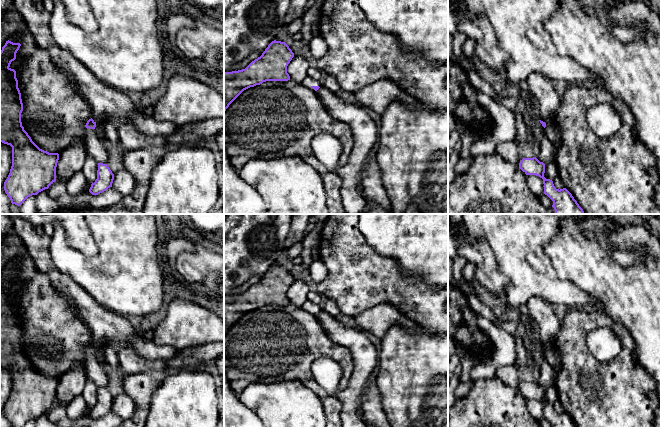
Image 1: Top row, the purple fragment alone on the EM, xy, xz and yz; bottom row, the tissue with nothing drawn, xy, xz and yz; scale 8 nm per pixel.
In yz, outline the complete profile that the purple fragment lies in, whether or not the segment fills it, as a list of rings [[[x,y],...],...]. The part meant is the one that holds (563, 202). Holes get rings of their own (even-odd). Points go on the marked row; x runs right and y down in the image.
[[[536,157],[523,158],[519,163],[519,168],[526,175],[536,175],[543,179],[544,194],[552,201],[555,214],[585,214],[572,194],[566,189],[556,189],[553,181],[544,177],[545,164]]]

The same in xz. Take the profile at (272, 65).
[[[272,41],[260,57],[252,61],[245,69],[224,73],[224,112],[229,105],[246,89],[266,81],[288,81],[287,66],[294,53],[285,42]]]

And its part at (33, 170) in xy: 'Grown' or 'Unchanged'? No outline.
Grown

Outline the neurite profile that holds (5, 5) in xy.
[[[0,0],[0,15],[4,15],[4,13],[13,8],[14,0]]]

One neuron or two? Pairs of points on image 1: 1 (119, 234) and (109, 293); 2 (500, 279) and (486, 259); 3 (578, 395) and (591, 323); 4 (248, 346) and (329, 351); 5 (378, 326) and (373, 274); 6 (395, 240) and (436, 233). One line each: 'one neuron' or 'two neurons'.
1: one neuron
2: one neuron
3: one neuron
4: one neuron
5: two neurons
6: one neuron

